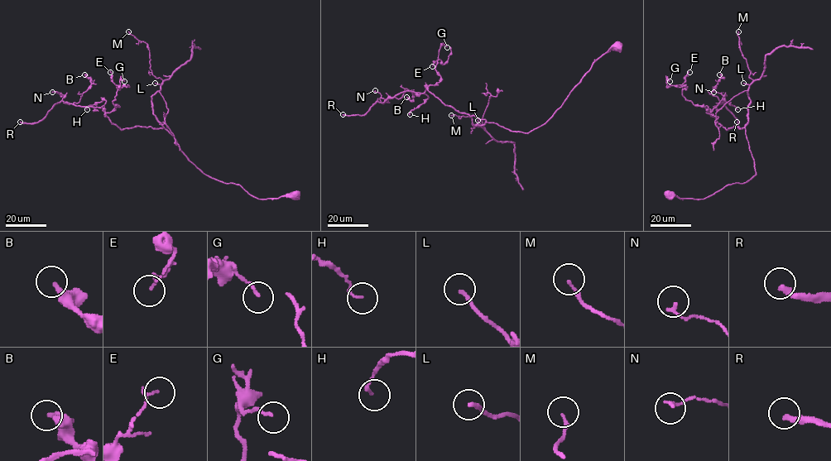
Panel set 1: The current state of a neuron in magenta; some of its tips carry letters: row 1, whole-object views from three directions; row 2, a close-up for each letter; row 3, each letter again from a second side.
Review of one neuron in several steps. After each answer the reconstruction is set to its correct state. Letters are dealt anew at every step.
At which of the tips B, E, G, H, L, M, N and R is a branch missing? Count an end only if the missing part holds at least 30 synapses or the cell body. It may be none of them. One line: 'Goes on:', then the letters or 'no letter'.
Goes on: R

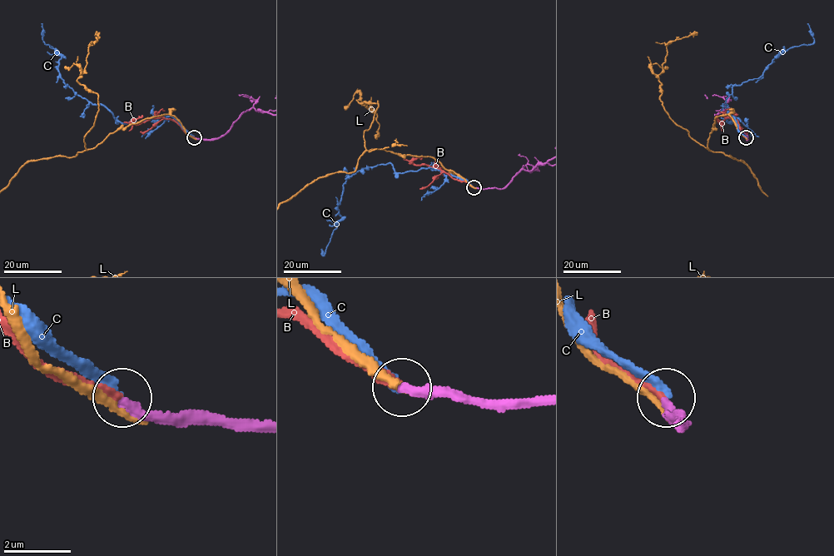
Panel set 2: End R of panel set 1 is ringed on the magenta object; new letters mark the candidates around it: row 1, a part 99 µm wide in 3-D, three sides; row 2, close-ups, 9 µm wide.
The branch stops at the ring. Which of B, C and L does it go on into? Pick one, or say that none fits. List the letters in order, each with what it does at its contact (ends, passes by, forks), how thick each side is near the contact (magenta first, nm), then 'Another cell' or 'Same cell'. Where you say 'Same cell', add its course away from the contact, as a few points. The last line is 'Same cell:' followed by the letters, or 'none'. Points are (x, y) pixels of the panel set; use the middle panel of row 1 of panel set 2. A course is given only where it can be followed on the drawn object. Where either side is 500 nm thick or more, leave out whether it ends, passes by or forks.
B: It ends there. Thickness 280 nm (magenta) against 280 nm. Same cell
C: It ends there. Thickness 280 nm (magenta) against 240 nm. Another cell
L: It ends there. Thickness 360 nm (magenta) against 280 nm. Another cell
Same cell: B

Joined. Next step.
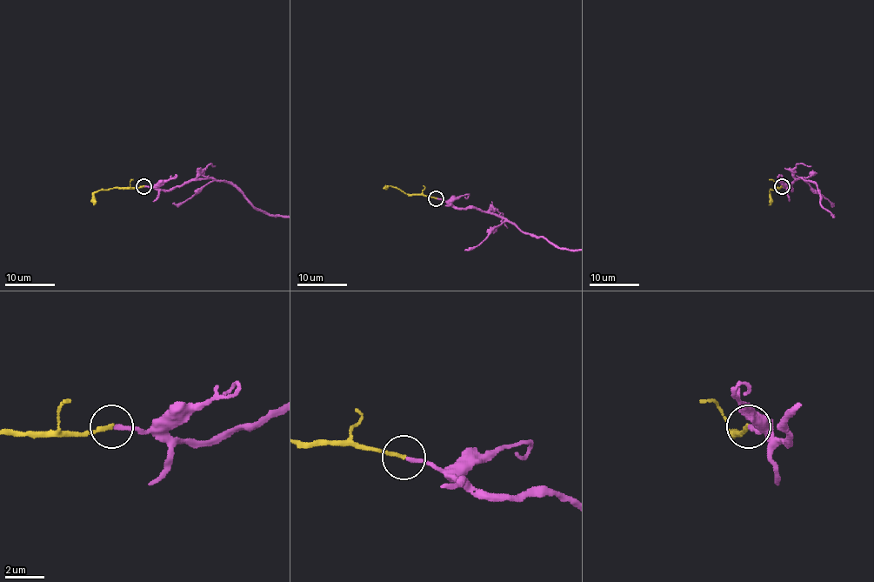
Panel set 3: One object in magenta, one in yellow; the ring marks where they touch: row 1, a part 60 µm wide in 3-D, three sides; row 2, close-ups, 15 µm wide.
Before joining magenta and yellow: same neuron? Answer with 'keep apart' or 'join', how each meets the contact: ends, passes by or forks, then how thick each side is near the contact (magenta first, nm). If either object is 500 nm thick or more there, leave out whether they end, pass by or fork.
keep apart; magenta ends; yellow ends; calibres 220 and 200 nm

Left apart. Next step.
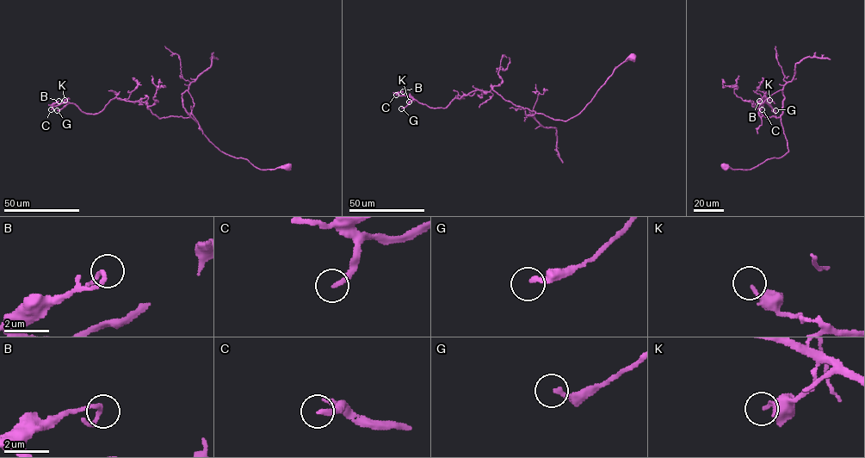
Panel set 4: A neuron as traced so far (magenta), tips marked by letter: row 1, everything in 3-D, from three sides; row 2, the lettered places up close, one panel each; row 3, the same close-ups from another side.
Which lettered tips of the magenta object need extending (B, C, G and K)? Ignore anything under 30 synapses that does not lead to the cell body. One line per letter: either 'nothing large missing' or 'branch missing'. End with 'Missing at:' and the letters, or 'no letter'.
B: nothing large missing
C: branch missing
G: nothing large missing
K: nothing large missing
Missing at: C

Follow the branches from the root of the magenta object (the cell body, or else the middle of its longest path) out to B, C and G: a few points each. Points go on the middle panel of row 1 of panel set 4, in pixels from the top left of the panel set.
B: (632, 58), (565, 121), (515, 106), (492, 88), (455, 98), (445, 108), (398, 94), (403, 91)
C: (632, 58), (565, 121), (515, 106), (492, 88), (455, 98), (445, 108), (396, 95)
G: (632, 58), (565, 121), (515, 106), (492, 88), (455, 98), (445, 108), (413, 100), (401, 108)

